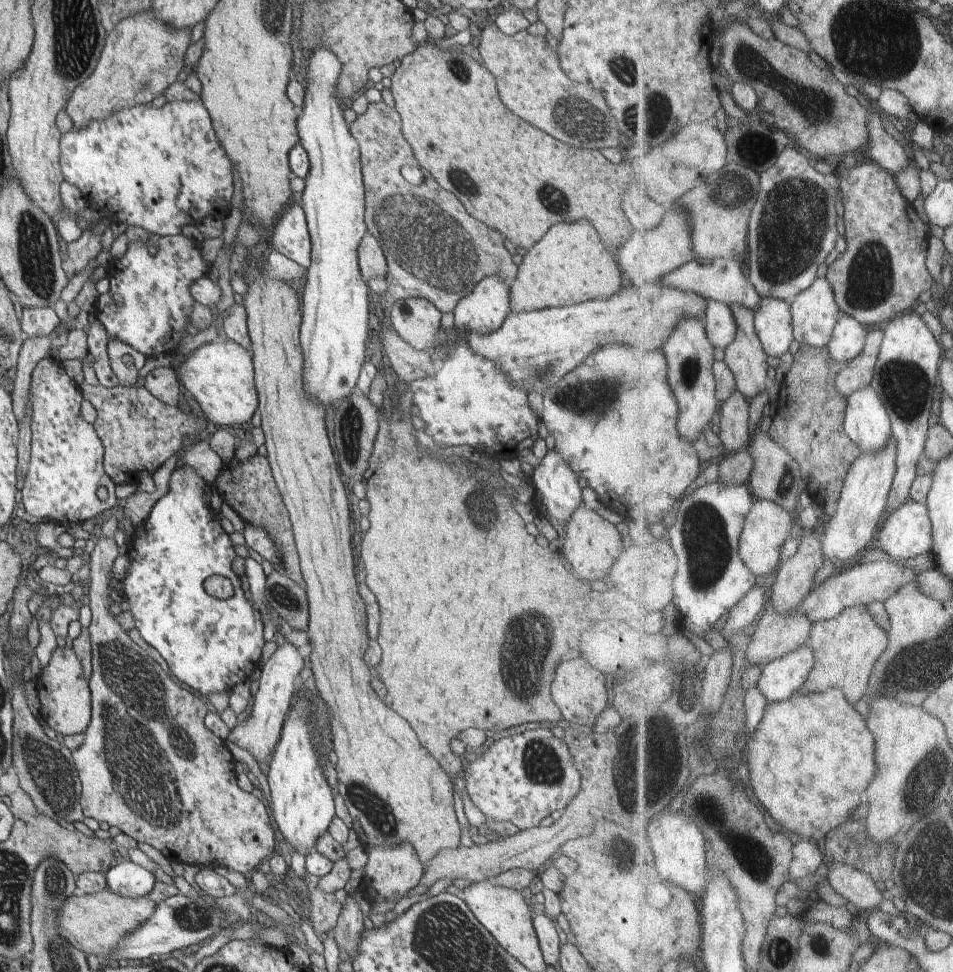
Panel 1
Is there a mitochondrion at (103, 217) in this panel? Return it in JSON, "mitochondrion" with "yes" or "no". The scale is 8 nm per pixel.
{"mitochondrion":"no"}

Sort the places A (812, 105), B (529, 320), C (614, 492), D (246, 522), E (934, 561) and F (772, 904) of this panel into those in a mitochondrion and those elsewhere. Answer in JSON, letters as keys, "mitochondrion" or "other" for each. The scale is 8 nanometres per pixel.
{"A":"mitochondrion","B":"other","C":"other","D":"other","E":"other","F":"other"}

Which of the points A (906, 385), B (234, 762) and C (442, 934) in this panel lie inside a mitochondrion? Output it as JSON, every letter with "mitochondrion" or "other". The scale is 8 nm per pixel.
{"A":"mitochondrion","B":"other","C":"mitochondrion"}

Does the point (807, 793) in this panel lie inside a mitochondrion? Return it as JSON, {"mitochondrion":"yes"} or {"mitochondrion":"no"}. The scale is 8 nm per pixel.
{"mitochondrion":"no"}

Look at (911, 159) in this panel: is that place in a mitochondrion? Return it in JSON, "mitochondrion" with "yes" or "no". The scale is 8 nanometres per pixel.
{"mitochondrion":"no"}

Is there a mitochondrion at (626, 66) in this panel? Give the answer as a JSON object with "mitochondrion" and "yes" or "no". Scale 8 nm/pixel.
{"mitochondrion":"yes"}

